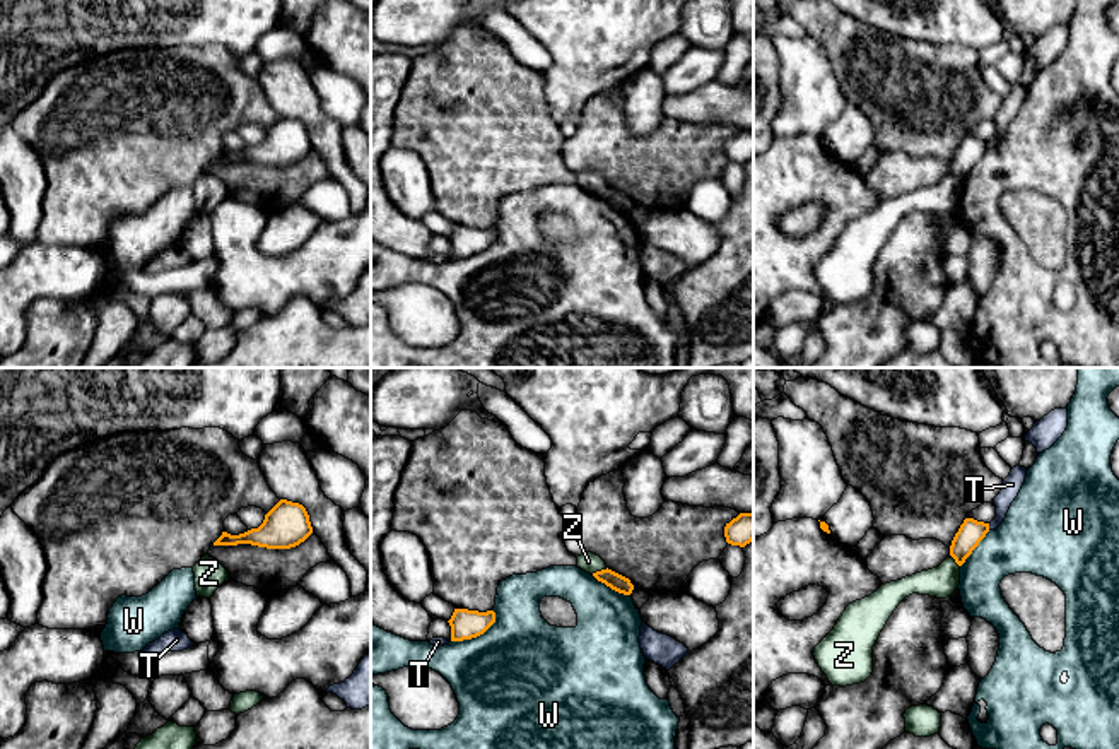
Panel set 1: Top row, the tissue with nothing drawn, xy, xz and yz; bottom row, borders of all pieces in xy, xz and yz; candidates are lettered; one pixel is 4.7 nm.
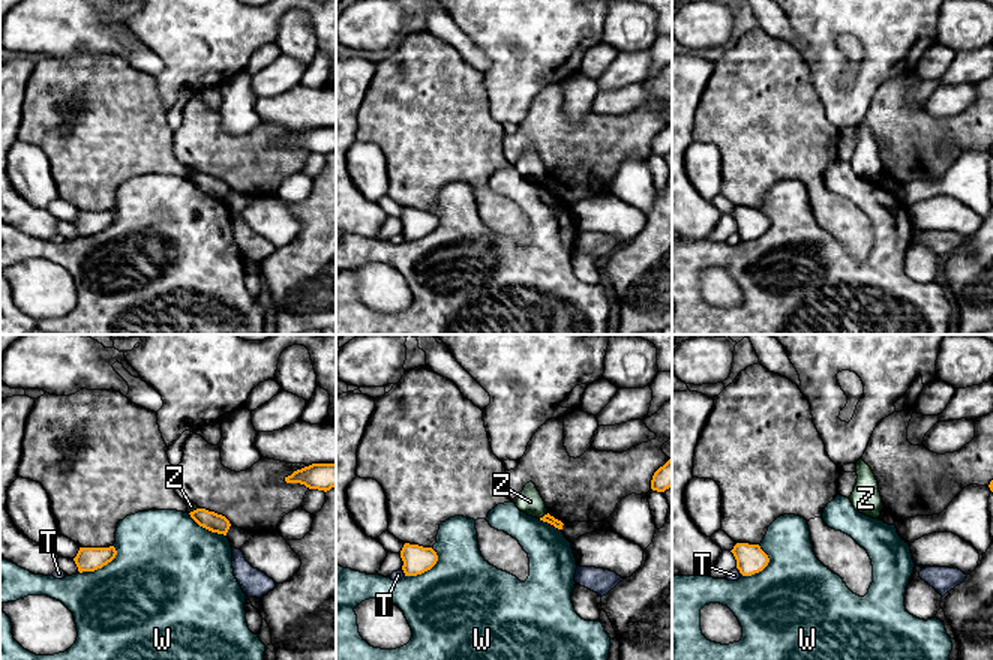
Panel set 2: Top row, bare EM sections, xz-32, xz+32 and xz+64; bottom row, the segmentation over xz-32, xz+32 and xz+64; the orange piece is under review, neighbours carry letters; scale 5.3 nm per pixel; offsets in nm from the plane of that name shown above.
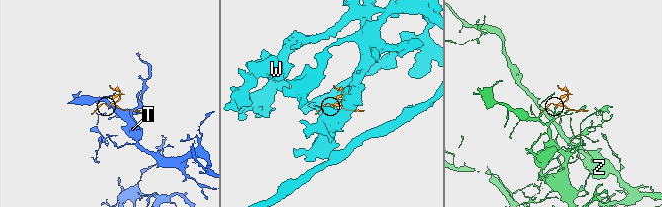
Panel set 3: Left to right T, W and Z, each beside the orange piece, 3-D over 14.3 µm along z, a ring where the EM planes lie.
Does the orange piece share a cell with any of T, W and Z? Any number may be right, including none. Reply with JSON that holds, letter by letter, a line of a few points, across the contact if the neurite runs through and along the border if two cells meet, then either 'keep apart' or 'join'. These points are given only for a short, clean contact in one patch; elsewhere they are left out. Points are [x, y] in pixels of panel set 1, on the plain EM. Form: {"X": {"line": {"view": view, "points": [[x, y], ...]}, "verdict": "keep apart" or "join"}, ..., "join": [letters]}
{"T": {"verdict": "keep apart"}, "W": {"verdict": "keep apart"}, "Z": {"line": {"view": "xz", "points": [[607, 185], [591, 190]]}, "verdict": "keep apart"}, "join": []}

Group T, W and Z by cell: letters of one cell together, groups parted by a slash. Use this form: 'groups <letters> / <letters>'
groups T / W / Z

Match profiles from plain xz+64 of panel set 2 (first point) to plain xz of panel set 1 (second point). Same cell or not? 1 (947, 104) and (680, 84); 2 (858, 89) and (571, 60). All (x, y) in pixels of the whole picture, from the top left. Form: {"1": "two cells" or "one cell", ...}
{"1": "two cells", "2": "one cell"}

